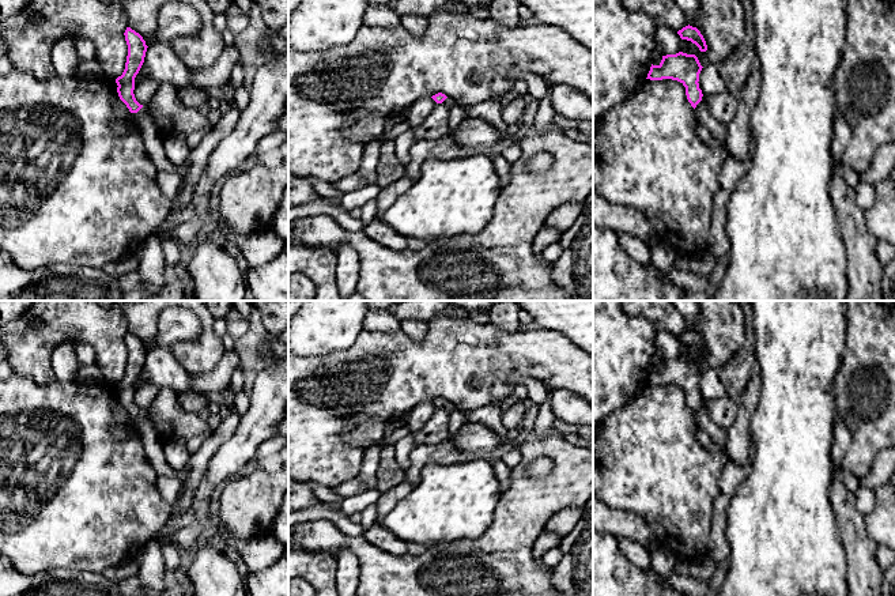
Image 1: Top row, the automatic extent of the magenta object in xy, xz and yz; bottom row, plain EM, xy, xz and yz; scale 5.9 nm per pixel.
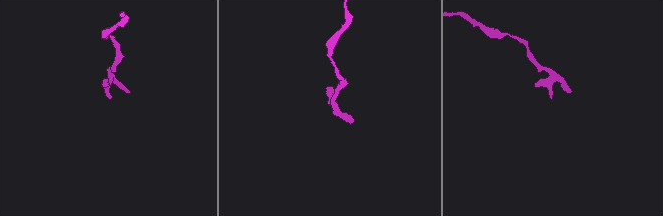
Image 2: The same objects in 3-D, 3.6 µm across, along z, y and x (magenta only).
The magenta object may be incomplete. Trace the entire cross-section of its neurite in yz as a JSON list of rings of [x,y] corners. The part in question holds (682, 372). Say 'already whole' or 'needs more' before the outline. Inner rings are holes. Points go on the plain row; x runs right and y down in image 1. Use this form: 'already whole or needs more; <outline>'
already whole; [[[679,357],[676,359],[662,361],[658,370],[652,369],[646,384],[672,384],[680,386],[686,392],[688,407],[695,414],[703,401],[698,388],[702,373],[695,359]]]

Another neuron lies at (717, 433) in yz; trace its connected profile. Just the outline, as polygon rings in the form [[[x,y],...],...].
[[[700,405],[695,412],[698,427],[705,430],[711,441],[720,446],[720,450],[725,452],[726,430],[717,425],[709,415],[707,410]]]

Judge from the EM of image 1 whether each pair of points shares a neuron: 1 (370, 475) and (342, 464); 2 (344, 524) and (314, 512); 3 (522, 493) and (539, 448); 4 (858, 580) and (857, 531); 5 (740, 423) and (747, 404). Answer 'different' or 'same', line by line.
1: different
2: same
3: same
4: same
5: same

